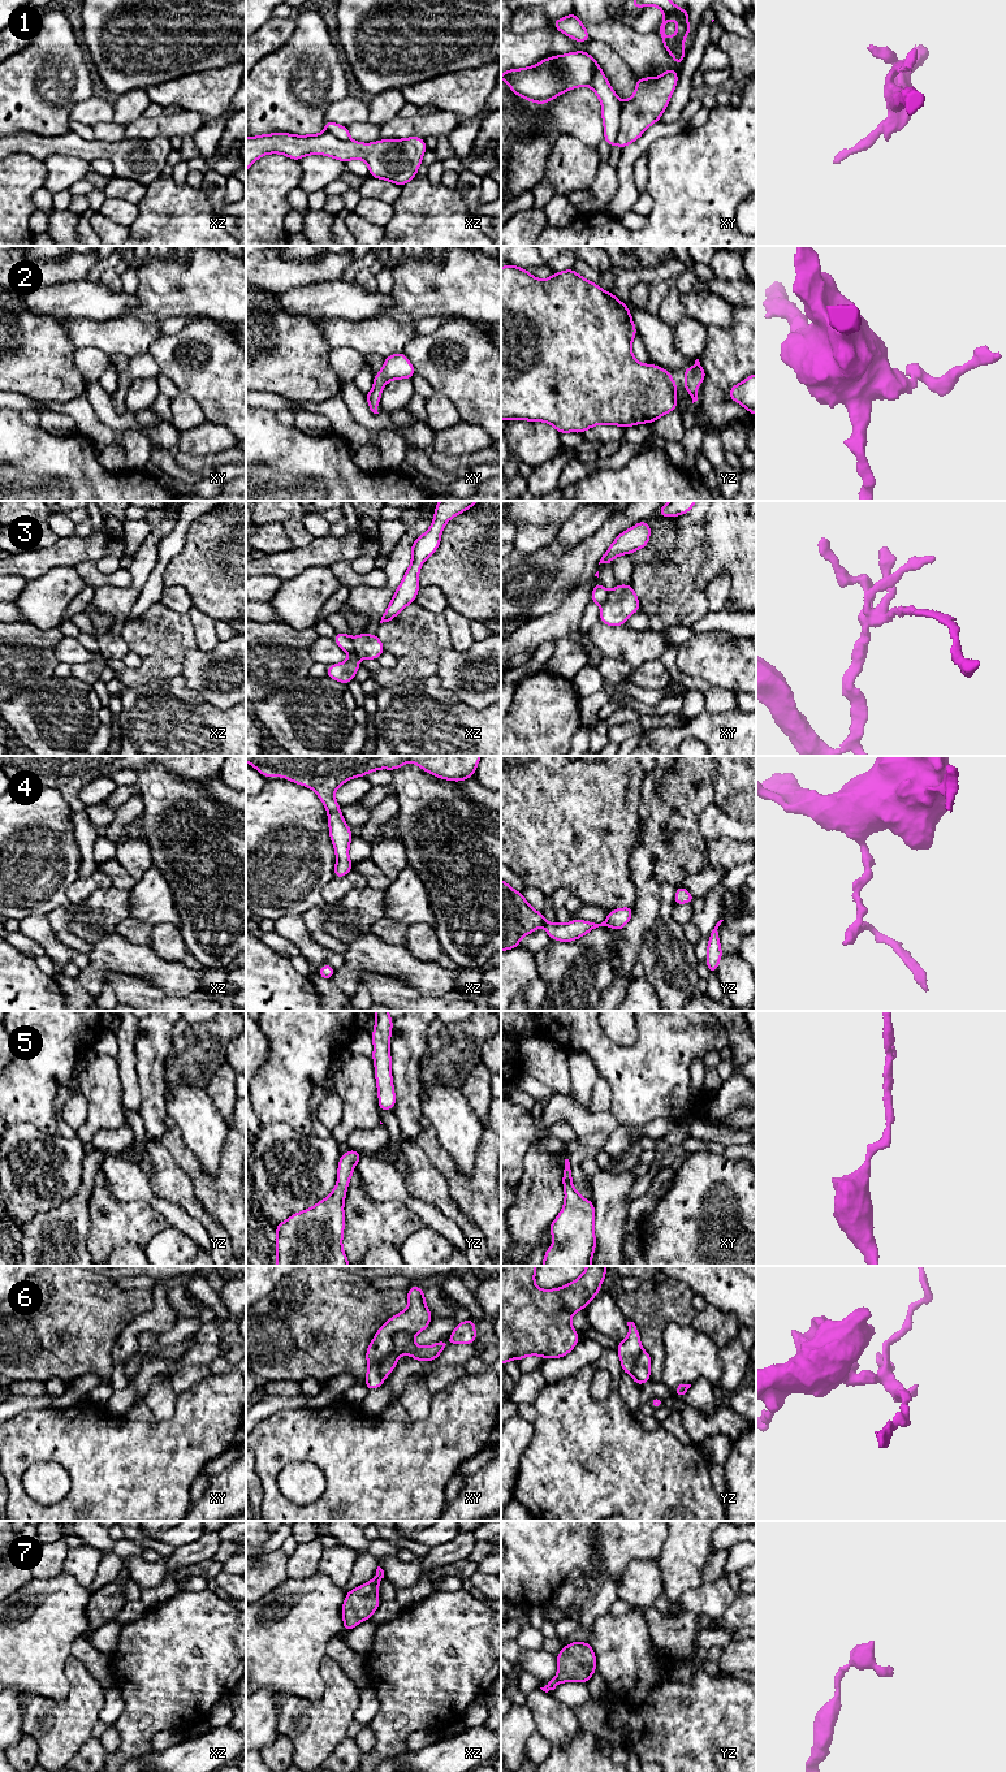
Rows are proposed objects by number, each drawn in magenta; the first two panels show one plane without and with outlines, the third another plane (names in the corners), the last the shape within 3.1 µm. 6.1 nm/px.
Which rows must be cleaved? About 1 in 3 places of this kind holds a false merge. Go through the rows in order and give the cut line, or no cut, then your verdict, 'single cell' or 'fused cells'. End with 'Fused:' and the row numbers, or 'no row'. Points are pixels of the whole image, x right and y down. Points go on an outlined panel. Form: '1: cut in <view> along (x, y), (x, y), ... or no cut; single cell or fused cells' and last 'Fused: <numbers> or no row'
1: cut in xy along (622, 103), (621, 124), (616, 143); fused cells
2: no cut; single cell
3: cut in xz along (352, 639), (357, 655); fused cells
4: no cut; single cell
5: no cut; single cell
6: cut in xy along (411, 1332), (393, 1335), (393, 1349), (381, 1364), (383, 1379); fused cells
7: no cut; single cell
Fused: 1, 3, 6

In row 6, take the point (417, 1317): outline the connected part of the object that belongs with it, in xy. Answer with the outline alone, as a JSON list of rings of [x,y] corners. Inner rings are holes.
[[[418,1285],[407,1289],[407,1309],[388,1319],[376,1332],[366,1350],[367,1375],[364,1386],[368,1391],[380,1388],[384,1379],[381,1378],[381,1363],[393,1350],[393,1335],[401,1331],[413,1335],[424,1331],[431,1321],[431,1310],[426,1305],[424,1292]]]

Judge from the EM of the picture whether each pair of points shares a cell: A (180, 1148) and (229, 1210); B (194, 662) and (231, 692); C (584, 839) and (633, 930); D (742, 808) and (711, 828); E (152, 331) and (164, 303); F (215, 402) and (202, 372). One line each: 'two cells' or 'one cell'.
A: one cell
B: one cell
C: two cells
D: one cell
E: two cells
F: one cell

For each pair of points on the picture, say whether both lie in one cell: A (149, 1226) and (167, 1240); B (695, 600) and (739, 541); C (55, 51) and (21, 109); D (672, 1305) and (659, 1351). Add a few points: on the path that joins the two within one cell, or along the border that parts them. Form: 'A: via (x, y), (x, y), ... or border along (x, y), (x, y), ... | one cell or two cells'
A: border along (169, 1224), (158, 1232), (145, 1247) | two cells
B: border along (703, 560), (696, 575), (696, 587), (704, 592) | two cells
C: via (54, 65), (54, 72), (30, 95) | one cell
D: via (660, 1317), (655, 1322), (655, 1339) | one cell

